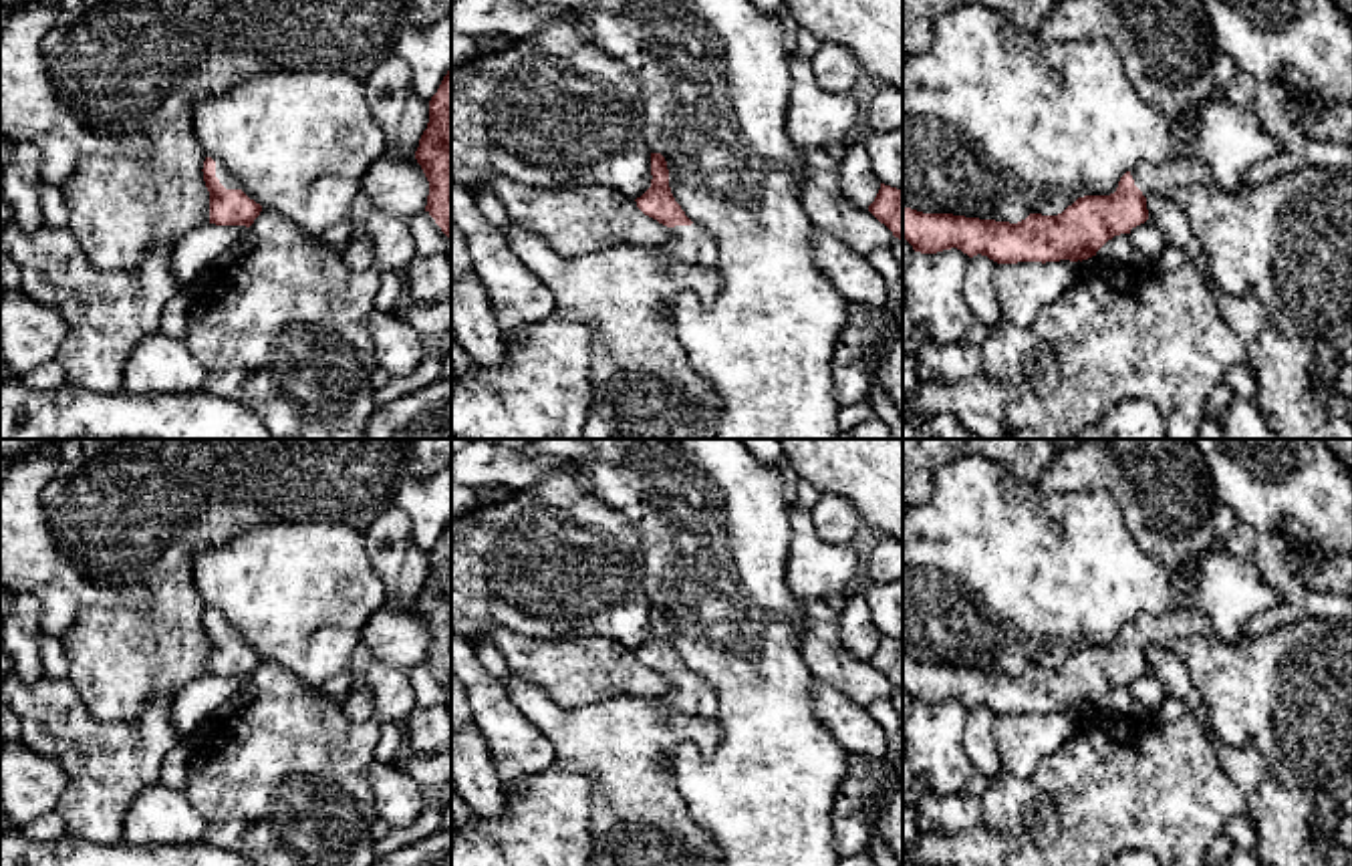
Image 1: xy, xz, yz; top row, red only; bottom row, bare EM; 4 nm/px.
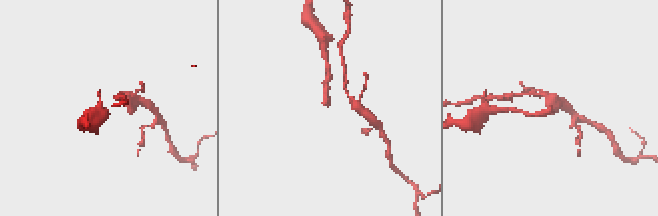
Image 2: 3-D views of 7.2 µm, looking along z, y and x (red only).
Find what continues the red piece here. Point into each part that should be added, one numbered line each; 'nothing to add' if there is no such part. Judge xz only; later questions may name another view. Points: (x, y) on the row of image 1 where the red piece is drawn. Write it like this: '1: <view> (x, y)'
1: xz (688, 244)

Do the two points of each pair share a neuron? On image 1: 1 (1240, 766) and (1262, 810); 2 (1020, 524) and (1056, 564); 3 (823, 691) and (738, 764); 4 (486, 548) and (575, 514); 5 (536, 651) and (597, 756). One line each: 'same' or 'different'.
1: same
2: same
3: different
4: same
5: different

